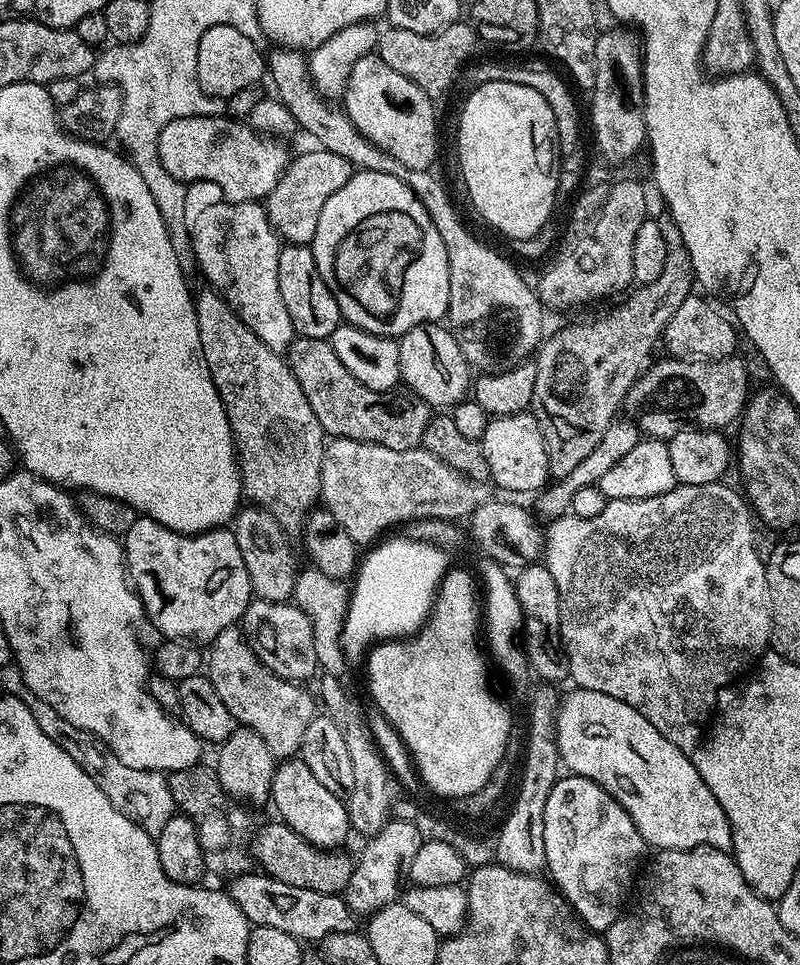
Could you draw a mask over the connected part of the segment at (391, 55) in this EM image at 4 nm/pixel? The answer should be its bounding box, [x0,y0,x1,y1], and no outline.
[376,22,478,98]

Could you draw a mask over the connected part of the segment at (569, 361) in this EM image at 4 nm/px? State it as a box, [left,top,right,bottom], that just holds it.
[530,218,694,478]

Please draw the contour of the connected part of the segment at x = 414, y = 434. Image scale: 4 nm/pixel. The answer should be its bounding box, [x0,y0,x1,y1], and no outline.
[286,336,434,451]

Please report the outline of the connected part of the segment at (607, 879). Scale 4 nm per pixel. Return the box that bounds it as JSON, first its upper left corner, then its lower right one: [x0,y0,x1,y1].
[544,775,646,934]

